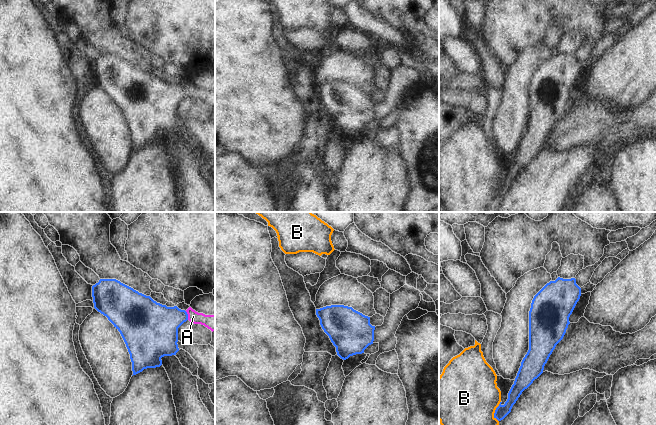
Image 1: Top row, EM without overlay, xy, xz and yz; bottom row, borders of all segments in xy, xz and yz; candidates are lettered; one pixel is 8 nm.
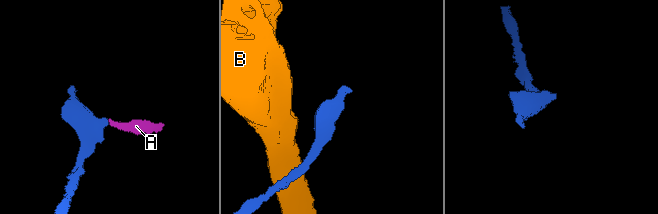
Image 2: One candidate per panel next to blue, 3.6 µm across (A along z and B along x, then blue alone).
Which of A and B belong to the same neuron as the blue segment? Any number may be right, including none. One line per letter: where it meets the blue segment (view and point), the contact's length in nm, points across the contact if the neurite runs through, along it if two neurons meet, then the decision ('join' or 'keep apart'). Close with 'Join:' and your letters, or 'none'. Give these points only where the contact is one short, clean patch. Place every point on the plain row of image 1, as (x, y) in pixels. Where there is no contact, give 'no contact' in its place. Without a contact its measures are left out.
A: meets blue in xy at (187, 91); contact 80 nm long; join
B: meets blue in yz at (495, 187); contact 170 nm long; keep apart
Join: A

